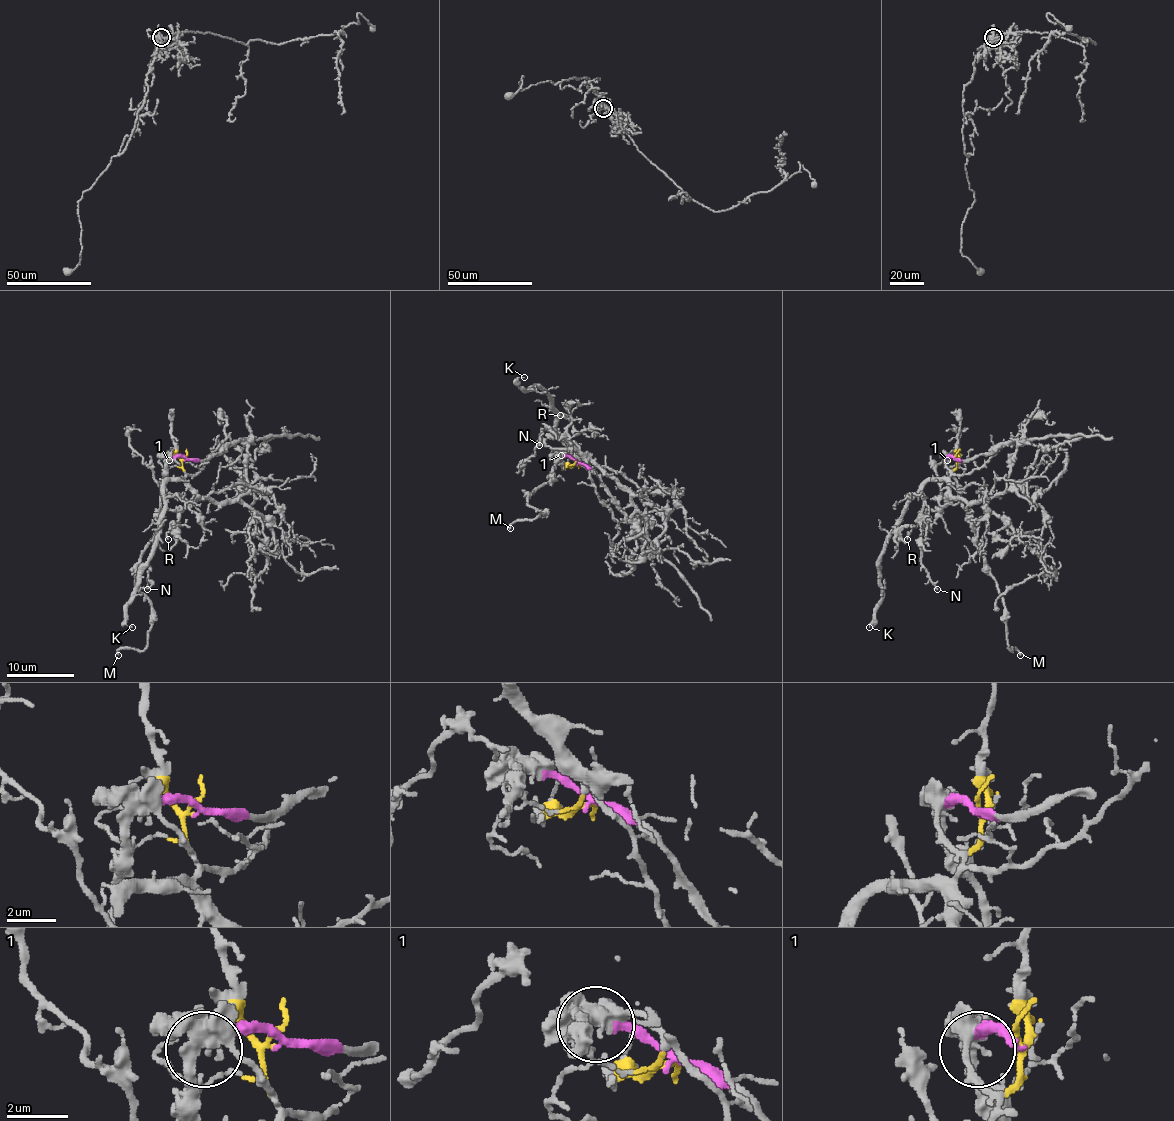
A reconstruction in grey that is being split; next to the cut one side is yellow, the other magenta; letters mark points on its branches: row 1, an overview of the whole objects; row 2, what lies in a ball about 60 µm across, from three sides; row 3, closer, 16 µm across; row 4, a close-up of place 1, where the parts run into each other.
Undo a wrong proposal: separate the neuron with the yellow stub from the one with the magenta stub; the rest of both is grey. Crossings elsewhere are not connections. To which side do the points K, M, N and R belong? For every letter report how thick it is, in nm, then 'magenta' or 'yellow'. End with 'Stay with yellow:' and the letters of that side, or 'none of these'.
K: 80 nm | yellow
M: 190 nm | magenta
N: 110 nm | yellow
R: 120 nm | yellow
Stay with yellow: K, N, R

